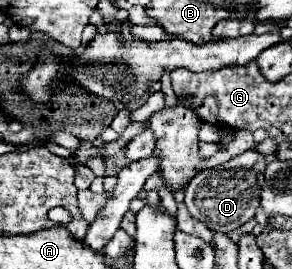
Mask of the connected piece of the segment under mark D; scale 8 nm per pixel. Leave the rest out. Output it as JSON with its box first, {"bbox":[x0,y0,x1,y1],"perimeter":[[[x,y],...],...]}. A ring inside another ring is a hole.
{"bbox":[184,149,268,233],"perimeter":[[[248,149],[246,153],[232,157],[224,165],[204,169],[186,185],[184,203],[186,207],[190,207],[190,213],[198,217],[198,221],[206,223],[210,231],[222,231],[222,233],[236,231],[246,221],[250,221],[260,207],[260,191],[264,183],[266,165],[268,165],[266,155]]]}

